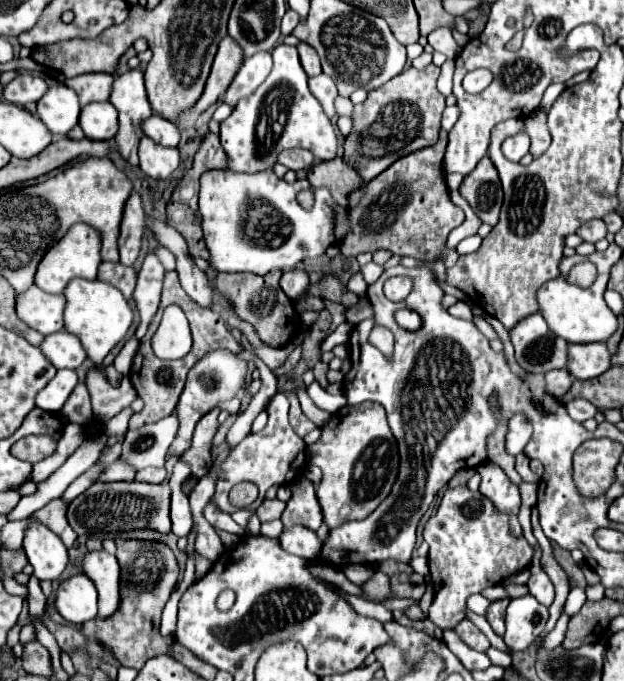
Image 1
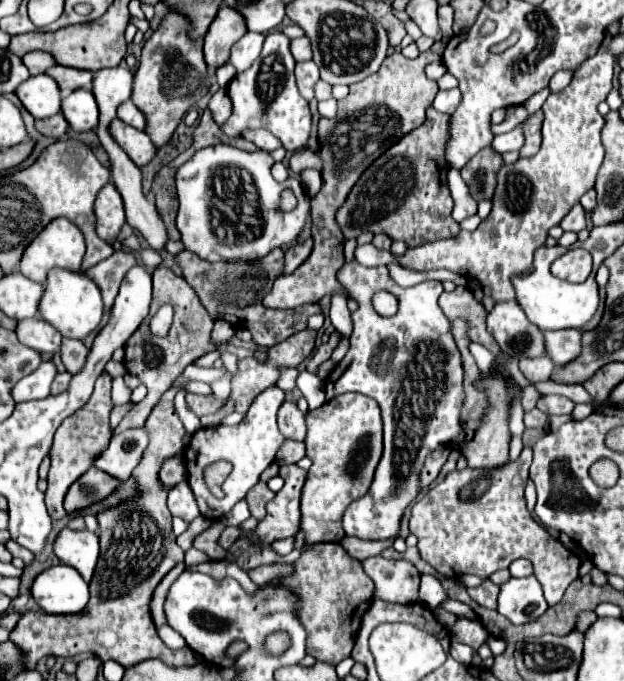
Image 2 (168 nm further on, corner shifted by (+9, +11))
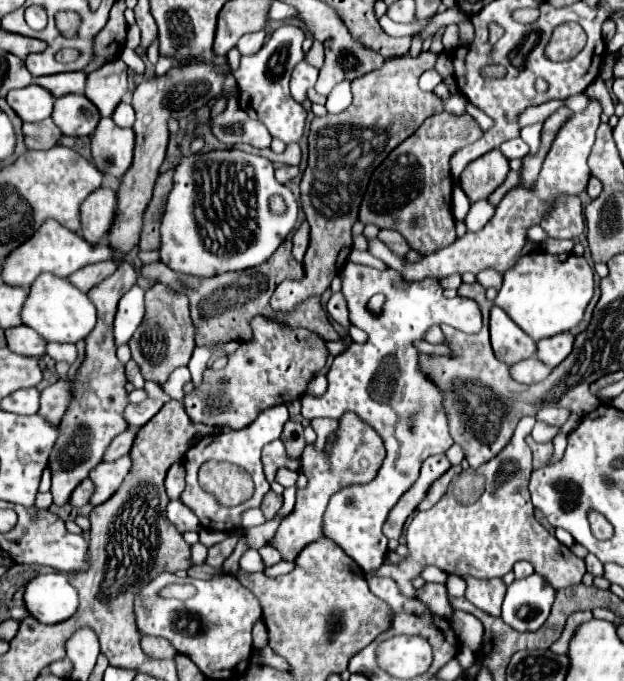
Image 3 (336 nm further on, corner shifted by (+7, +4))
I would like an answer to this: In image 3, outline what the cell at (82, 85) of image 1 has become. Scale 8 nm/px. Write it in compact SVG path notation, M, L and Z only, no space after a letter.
M70 71L70 73L56 73L56 75L44 75L34 79L40 87L48 89L56 99L68 93L84 93L86 89L86 73L84 71Z

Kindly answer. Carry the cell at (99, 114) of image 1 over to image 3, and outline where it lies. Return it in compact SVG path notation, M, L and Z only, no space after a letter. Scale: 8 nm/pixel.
M64 95L62 99L56 99L52 119L64 135L86 137L94 133L100 111L86 95Z

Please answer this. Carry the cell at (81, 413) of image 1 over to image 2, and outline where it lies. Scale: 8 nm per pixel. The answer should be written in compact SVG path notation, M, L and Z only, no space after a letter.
M62 372L62 374L56 374L56 380L52 382L52 390L50 390L50 394L60 394L60 392L64 392L66 388L68 388L68 382L70 382L70 374L68 372Z

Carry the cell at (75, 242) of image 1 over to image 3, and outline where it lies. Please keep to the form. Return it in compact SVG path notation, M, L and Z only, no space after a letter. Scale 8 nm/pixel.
M48 219L26 243L22 243L22 247L18 247L18 251L14 251L14 255L10 255L10 259L4 261L2 279L8 285L30 287L40 273L54 273L58 277L68 277L74 271L78 271L80 267L98 263L104 259L112 259L112 255L114 255L114 251L108 243L92 245L82 235L72 233L66 227L62 227L58 221Z

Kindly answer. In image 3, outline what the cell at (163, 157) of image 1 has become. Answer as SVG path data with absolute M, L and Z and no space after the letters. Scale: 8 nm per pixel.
M100 119L92 135L92 159L104 175L122 179L134 159L134 131L118 127L112 119Z

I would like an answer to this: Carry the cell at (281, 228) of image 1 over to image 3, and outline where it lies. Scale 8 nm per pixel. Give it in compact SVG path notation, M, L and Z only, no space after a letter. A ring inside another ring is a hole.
M214 149L210 153L196 153L182 159L174 173L174 187L168 195L166 213L162 217L162 247L160 255L174 271L198 277L214 277L226 271L240 271L262 265L280 247L280 243L294 231L298 215L298 201L294 193L274 179L274 165L258 155L248 155L232 149ZM282 195L288 209L284 215L274 215L268 209L268 199Z

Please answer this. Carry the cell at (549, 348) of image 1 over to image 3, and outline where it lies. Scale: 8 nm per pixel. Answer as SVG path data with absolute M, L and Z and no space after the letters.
M492 307L490 313L490 339L494 355L508 365L534 357L536 353L536 341L526 335L500 307Z

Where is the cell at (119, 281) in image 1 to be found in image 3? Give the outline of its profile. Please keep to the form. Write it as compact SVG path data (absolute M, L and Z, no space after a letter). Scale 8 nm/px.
M120 263L118 269L108 275L102 283L94 285L88 295L98 309L98 323L94 331L86 337L86 359L78 369L76 379L72 381L72 403L62 419L60 435L54 443L50 455L50 471L52 471L52 495L54 505L62 507L68 503L72 491L90 475L90 471L102 463L104 453L110 441L122 433L128 425L122 419L122 411L126 403L126 375L124 365L116 359L114 337L112 337L112 321L116 315L116 305L120 295L124 295L136 283L136 269L130 263Z

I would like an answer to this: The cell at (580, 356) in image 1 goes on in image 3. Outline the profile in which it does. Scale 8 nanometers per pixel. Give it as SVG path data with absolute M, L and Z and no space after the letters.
M572 333L554 335L550 339L540 339L536 357L542 359L542 363L546 363L548 367L558 367L570 355L572 345L574 345L574 335Z

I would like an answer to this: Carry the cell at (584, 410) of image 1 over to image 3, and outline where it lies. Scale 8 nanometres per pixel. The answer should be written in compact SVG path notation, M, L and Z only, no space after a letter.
M544 407L544 409L540 409L540 411L536 413L536 419L538 419L538 421L544 421L544 423L548 423L548 425L558 425L558 427L562 427L562 425L566 423L568 415L570 415L570 411L568 411L568 409L562 409L562 407Z

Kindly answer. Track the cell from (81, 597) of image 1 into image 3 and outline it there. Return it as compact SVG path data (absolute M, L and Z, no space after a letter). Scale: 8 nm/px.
M64 573L34 577L26 587L24 601L30 615L40 623L60 623L78 611L78 591Z

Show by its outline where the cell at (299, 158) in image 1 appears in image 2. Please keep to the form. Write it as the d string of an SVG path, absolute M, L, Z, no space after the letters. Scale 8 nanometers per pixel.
M258 128L258 130L244 130L242 132L242 138L254 142L260 150L266 150L266 152L272 152L276 148L280 148L280 140L276 136L272 136L272 132L264 130L264 128Z

